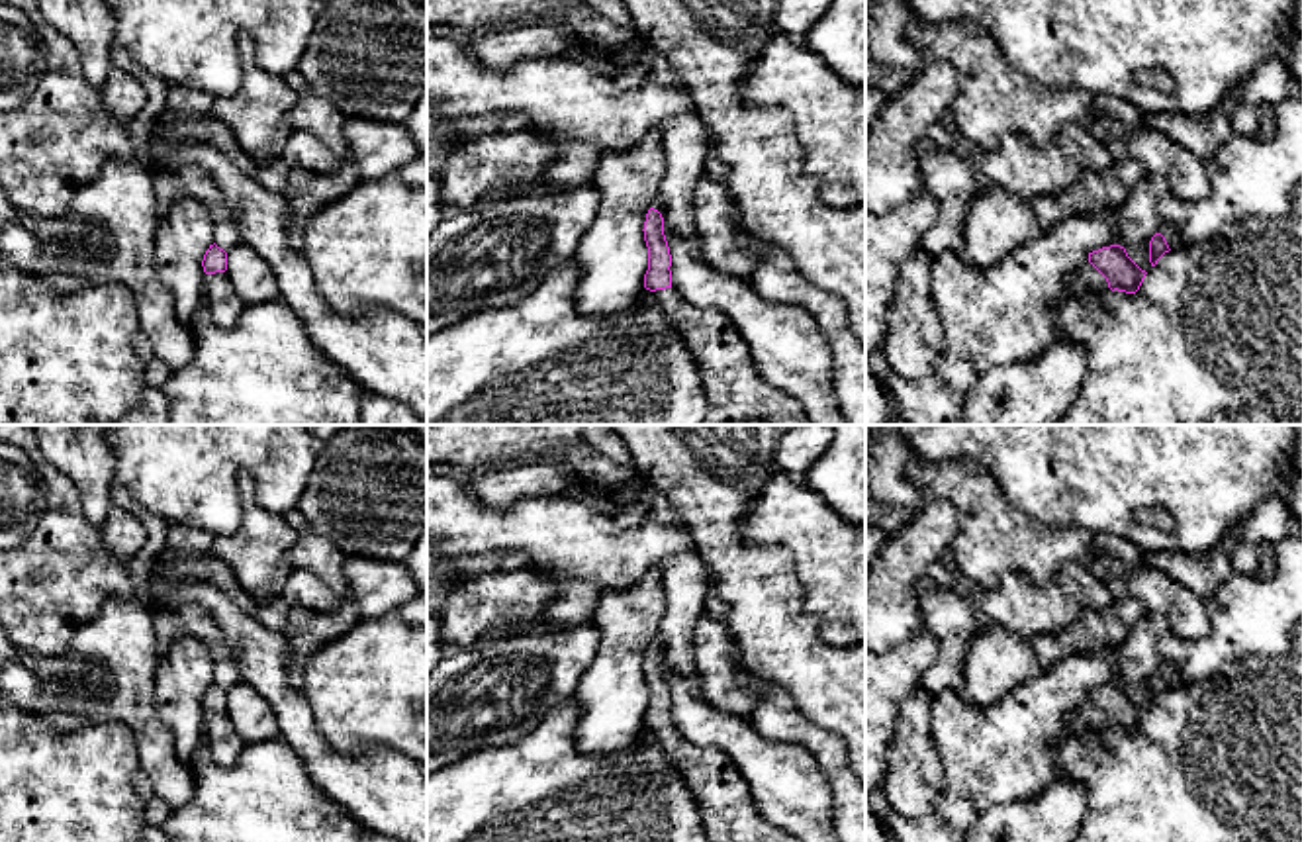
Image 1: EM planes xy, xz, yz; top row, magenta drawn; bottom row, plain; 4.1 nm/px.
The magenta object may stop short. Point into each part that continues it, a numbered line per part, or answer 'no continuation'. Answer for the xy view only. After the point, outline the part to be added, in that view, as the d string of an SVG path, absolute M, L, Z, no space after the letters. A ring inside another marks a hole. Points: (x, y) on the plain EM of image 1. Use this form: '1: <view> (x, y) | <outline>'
1: xy (226, 745) | M227 711L206 713L204 723L206 742L215 764L223 768L233 766L247 744L233 728Z

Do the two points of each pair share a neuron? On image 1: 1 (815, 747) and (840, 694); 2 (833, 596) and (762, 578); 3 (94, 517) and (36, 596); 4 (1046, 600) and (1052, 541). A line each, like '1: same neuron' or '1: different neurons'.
1: different neurons
2: different neurons
3: different neurons
4: different neurons

